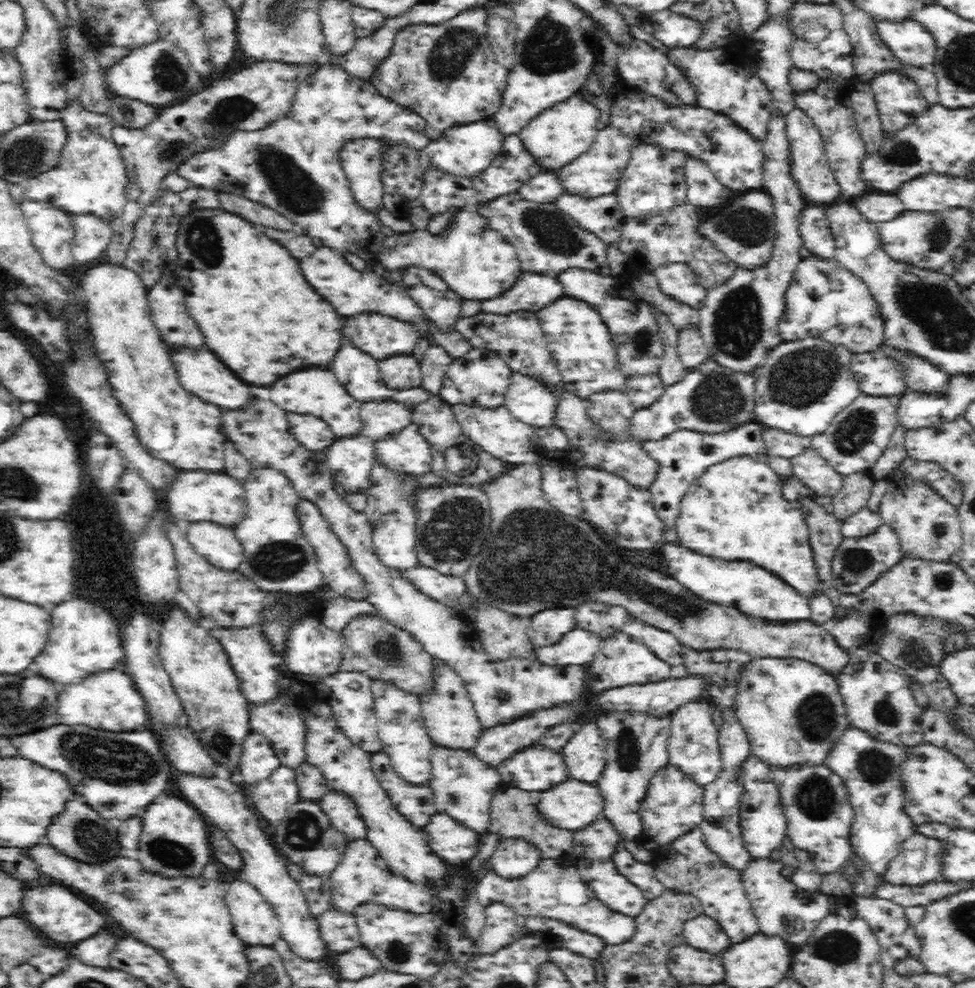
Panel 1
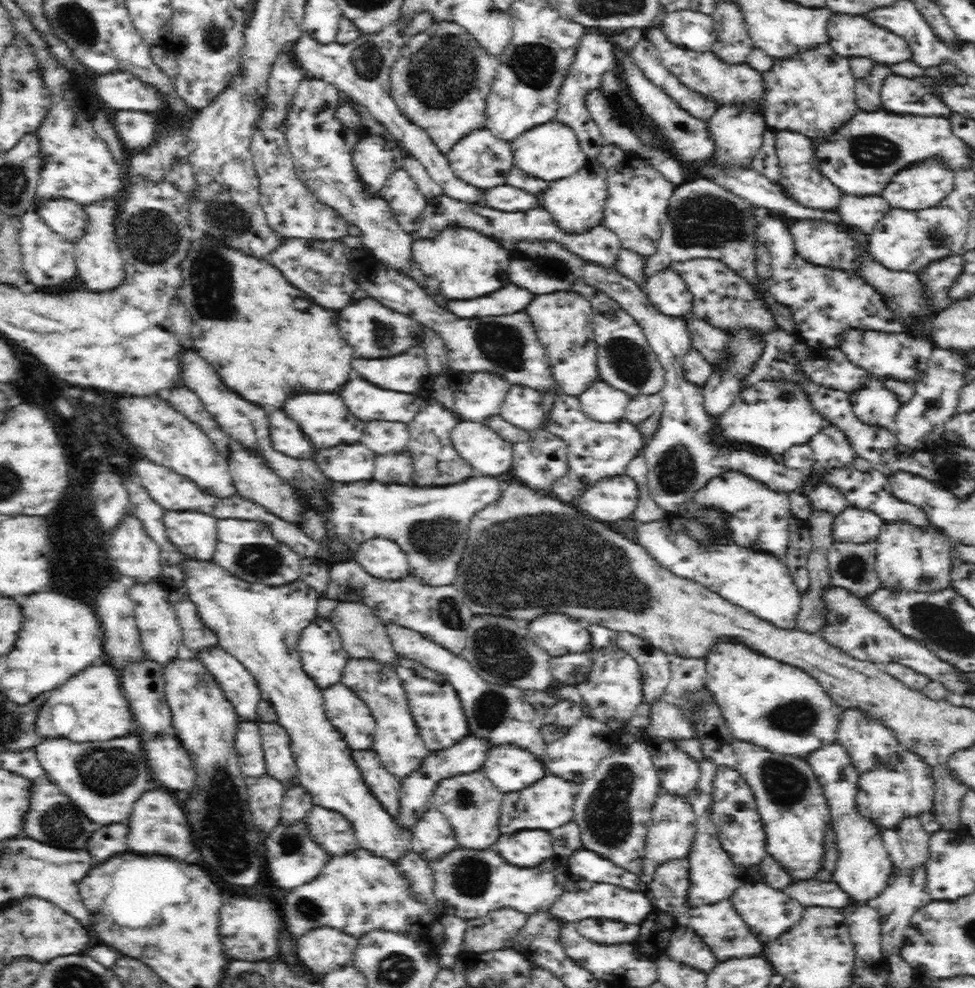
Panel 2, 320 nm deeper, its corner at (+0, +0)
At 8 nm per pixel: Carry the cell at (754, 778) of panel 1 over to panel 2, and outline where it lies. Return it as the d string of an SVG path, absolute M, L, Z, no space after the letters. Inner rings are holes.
M719 765L715 781L714 812L712 820L720 831L720 843L731 854L731 860L746 868L760 865L766 858L766 831L758 812L755 793L738 769Z

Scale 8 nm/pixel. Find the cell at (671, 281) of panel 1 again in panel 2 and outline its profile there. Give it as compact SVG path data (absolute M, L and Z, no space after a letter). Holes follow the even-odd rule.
M670 268L654 274L641 289L660 313L680 318L693 313L693 294L680 274Z

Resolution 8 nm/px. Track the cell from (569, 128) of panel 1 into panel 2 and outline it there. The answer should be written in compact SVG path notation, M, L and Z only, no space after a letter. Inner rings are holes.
M555 119L519 134L512 140L512 152L516 152L518 166L524 168L528 175L540 177L546 182L569 177L590 162L580 146L576 131L570 125Z

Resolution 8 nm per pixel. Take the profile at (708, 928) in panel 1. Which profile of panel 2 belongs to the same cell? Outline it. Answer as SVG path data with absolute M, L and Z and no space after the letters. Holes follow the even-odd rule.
M677 926L671 934L666 955L674 956L676 961L684 961L696 969L710 972L719 961L711 946L690 927Z

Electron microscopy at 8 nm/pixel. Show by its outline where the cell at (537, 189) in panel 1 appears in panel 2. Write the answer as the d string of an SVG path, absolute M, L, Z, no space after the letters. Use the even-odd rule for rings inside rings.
M503 184L496 188L482 189L488 192L488 206L502 210L502 212L522 212L531 208L542 206L542 197L528 193L521 188L514 188Z

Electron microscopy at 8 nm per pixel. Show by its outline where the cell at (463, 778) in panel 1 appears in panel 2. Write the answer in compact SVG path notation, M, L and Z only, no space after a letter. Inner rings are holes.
M482 770L469 773L458 773L438 782L432 796L428 799L430 805L444 813L460 847L470 850L490 848L500 836L498 832L498 810L504 793L494 786Z

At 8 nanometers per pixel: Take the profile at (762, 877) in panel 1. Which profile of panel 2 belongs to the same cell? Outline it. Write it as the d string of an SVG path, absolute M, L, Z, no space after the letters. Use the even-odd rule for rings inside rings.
M750 880L737 888L733 892L731 899L740 915L742 915L744 922L763 944L779 939L780 935L784 935L784 932L788 932L792 926L795 927L796 924L800 924L804 910L807 908L799 900L788 895L786 891L772 888L772 885L766 882L756 883Z

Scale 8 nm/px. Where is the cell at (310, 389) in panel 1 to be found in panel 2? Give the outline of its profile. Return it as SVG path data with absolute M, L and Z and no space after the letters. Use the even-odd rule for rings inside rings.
M330 392L294 394L294 396L286 398L282 410L302 426L302 430L312 438L312 442L318 448L330 448L342 442L361 442L361 436L366 426L366 421L356 418L356 415L348 410L344 400L340 400L340 396L330 394Z

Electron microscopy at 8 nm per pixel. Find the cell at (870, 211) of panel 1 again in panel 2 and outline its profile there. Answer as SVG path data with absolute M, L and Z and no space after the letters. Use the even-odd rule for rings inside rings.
M844 196L836 208L844 222L852 226L860 226L864 232L874 230L874 226L884 218L890 210L890 204L880 196Z

